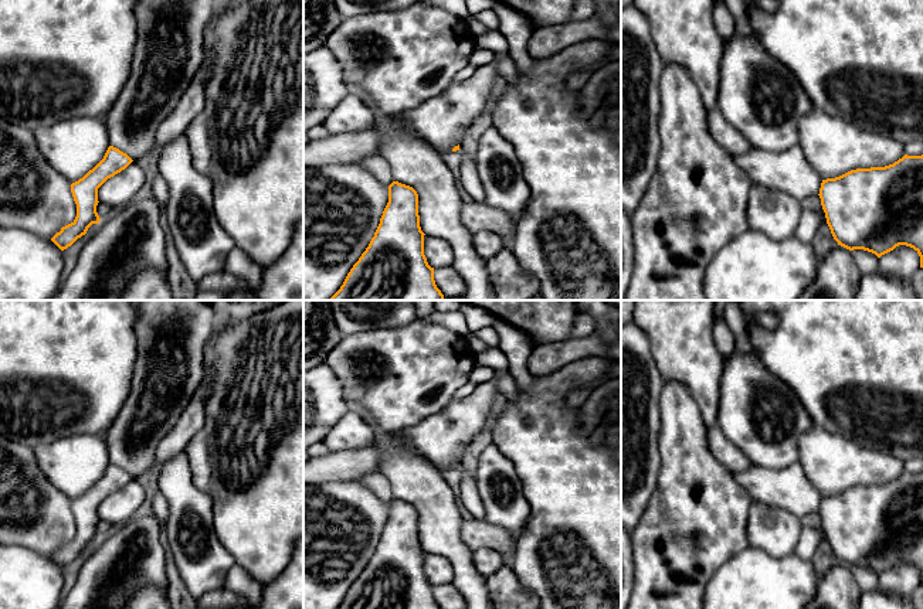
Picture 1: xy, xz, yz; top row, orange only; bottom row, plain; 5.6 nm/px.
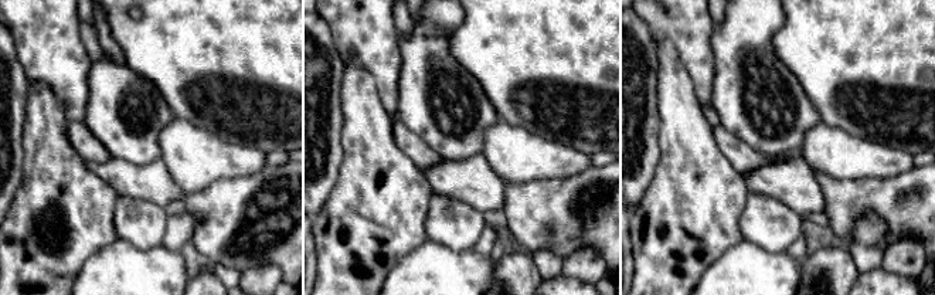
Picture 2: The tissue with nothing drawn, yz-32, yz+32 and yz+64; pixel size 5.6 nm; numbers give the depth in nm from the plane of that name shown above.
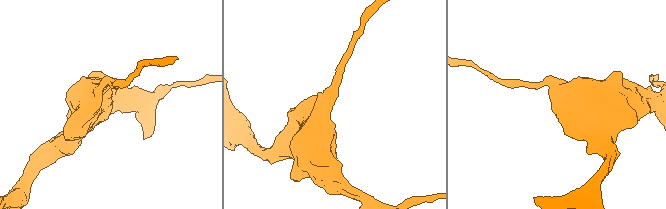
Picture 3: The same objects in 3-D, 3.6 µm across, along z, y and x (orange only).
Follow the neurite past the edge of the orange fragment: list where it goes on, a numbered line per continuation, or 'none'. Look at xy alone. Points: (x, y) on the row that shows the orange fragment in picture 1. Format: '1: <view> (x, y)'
none

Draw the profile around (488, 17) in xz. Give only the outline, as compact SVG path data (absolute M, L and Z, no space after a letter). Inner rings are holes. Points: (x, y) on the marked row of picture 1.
M485 10L469 17L478 20L481 24L485 25L485 28L492 28L492 30L499 28L499 18L492 10Z

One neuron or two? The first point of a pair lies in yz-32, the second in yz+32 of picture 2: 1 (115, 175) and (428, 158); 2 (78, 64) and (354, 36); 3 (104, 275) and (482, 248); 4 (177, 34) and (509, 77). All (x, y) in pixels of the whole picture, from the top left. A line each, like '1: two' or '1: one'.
1: two
2: one
3: two
4: one

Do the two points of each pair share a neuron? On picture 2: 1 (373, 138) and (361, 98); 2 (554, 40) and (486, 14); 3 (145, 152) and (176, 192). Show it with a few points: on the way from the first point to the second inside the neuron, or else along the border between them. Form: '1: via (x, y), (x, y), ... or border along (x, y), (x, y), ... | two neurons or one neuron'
1: via (367, 128), (361, 108) | one neuron
2: via (537, 23), (529, 14), (503, 14) | one neuron
3: border along (157, 156), (143, 165), (133, 165), (119, 159) | two neurons

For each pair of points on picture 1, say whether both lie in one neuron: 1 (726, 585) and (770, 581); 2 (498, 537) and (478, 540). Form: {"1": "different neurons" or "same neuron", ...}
{"1": "same neuron", "2": "same neuron"}

